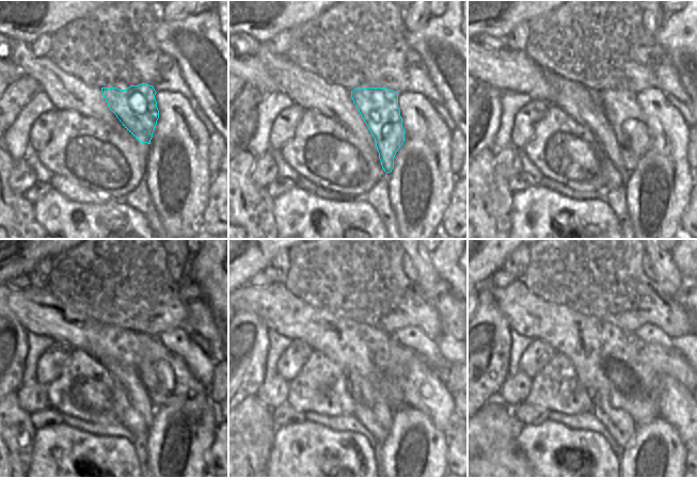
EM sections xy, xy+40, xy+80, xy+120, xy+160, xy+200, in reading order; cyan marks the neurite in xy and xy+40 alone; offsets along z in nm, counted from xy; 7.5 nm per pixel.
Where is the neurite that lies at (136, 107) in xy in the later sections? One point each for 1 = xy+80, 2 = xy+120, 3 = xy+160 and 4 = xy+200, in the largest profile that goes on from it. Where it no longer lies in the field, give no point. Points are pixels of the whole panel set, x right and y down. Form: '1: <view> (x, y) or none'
1: xy+80 (620, 107)
2: xy+120 (163, 376)
3: xy+160 (423, 389)
4: xy+200 (676, 403)

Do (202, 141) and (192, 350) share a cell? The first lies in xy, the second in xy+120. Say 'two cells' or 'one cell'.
one cell

